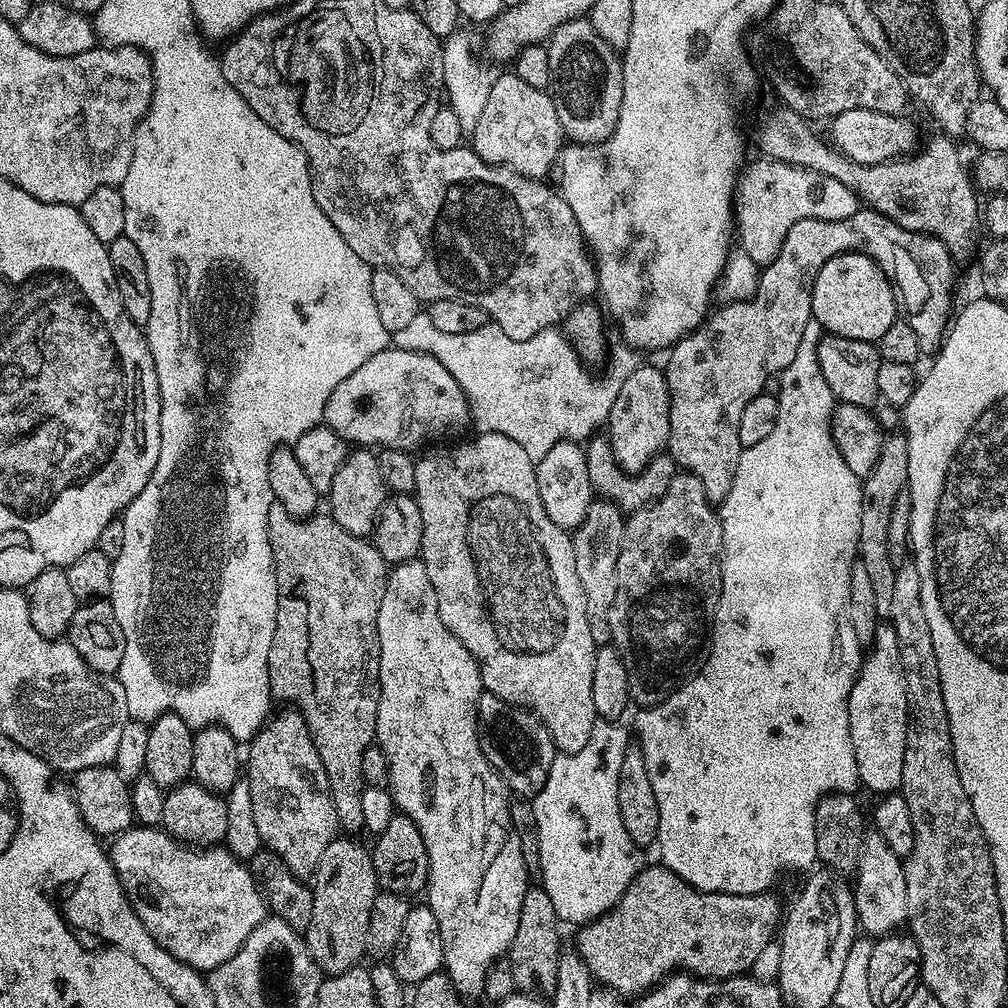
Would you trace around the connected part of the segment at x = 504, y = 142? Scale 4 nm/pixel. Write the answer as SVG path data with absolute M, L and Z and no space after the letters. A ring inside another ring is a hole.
M508 70L493 79L486 107L470 134L470 140L472 151L487 164L501 164L526 178L543 181L544 175L555 169L566 137L558 122L558 110L554 110L551 95L543 88L522 82L515 71Z

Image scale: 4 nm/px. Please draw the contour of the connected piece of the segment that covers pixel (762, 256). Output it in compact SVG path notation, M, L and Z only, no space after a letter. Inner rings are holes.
M759 159L752 165L749 163L737 175L732 198L735 239L740 239L737 240L738 247L746 250L756 264L767 266L778 258L778 250L782 250L786 234L790 234L790 229L797 222L806 222L806 218L841 220L854 214L852 200L856 196L842 186L842 182L834 182L834 178L826 178L824 174L794 167L781 160Z

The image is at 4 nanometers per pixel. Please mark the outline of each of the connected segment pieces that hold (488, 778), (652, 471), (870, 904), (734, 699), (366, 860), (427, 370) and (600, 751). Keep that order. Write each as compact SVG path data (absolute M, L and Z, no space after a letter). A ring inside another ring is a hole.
M417 558L395 565L388 573L386 594L378 606L380 639L380 701L376 719L375 743L390 762L388 788L403 815L418 826L426 842L428 886L426 903L438 918L442 930L444 966L456 993L465 998L476 996L488 980L488 971L514 942L522 898L530 887L528 871L522 862L522 846L510 822L510 793L503 780L482 754L476 711L482 695L480 668L458 642L438 614L438 594L426 574L423 560Z
M597 434L583 445L584 456L586 457L586 471L590 474L592 491L597 497L609 500L616 505L621 512L631 514L640 508L650 506L670 487L677 474L674 458L667 454L655 456L650 463L640 472L627 472L618 466L618 462L612 453L612 447L608 444L608 437L604 434Z
M875 830L865 831L864 841L862 842L862 850L858 854L858 862L854 879L856 884L852 888L852 897L856 903L856 923L861 929L864 928L869 937L879 938L883 936L891 936L892 933L899 933L905 927L906 921L910 916L910 880L906 875L906 868L902 865L901 857L894 854L894 850L890 850L890 846L886 846L886 842L882 842L882 836Z
M814 319L802 330L802 342L794 354L794 362L790 362L790 366L778 373L778 422L774 422L774 430L770 430L770 435L762 438L762 442L749 448L741 448L738 470L734 470L734 486L730 486L730 494L726 494L726 498L718 506L724 543L724 555L720 558L722 586L704 665L691 680L685 682L674 694L667 696L661 704L637 711L640 712L636 716L636 732L640 735L638 746L646 758L646 774L650 774L650 787L654 790L654 799L658 801L656 844L660 848L659 863L678 874L682 882L686 882L691 888L697 888L699 892L753 896L759 892L768 892L771 884L779 878L780 872L788 872L791 868L796 872L803 868L811 869L817 863L814 830L817 802L831 792L852 794L857 791L855 788L861 787L854 758L854 742L850 742L848 699L860 672L862 645L855 637L854 626L848 617L848 603L852 569L857 563L860 547L860 515L864 489L861 477L856 476L850 466L846 466L846 462L842 462L832 441L834 397L826 386L826 380L822 378L822 370L818 370L817 344L823 335L821 324Z
M337 838L326 846L326 854L322 854L322 862L318 862L314 879L310 884L310 911L306 916L306 939L308 949L319 966L321 973L328 976L341 976L361 963L360 960L368 952L368 931L370 930L370 910L374 906L374 898L378 891L376 871L371 851L356 841L356 838Z
M389 346L374 354L374 358L366 358L366 362L362 362L362 366L358 366L358 370L346 378L346 382L338 384L334 394L330 394L330 402L326 402L323 423L352 446L380 444L381 449L401 448L403 452L412 452L433 442L447 441L444 440L447 436L463 437L463 432L472 424L472 411L462 386L454 382L454 374L450 374L450 370L438 362L438 358Z
M597 718L590 742L586 742L586 746L577 752L558 754L550 766L546 786L542 786L537 796L531 797L542 862L539 883L546 894L550 894L557 920L565 925L583 926L599 916L608 915L615 904L620 903L622 894L626 894L642 867L641 845L635 844L630 834L626 834L622 810L618 810L618 774L622 770L622 758L630 747L628 732L622 725L615 720Z

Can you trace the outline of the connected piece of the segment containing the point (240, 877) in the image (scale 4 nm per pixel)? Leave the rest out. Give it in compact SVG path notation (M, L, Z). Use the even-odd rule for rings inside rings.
M133 826L121 832L115 837L110 844L110 859L114 870L118 874L118 878L122 882L124 892L128 895L132 902L132 909L138 914L138 918L146 930L159 944L165 948L170 954L174 954L174 958L178 958L186 966L196 969L201 974L211 974L215 968L222 966L222 962L234 958L234 954L238 954L238 950L242 946L242 942L246 942L246 938L250 938L250 934L257 928L260 923L269 915L270 909L265 901L264 894L260 890L254 877L252 877L252 869L245 861L240 860L234 853L228 851L224 846L193 846L185 844L183 840L177 840L175 836L164 831L160 826Z

